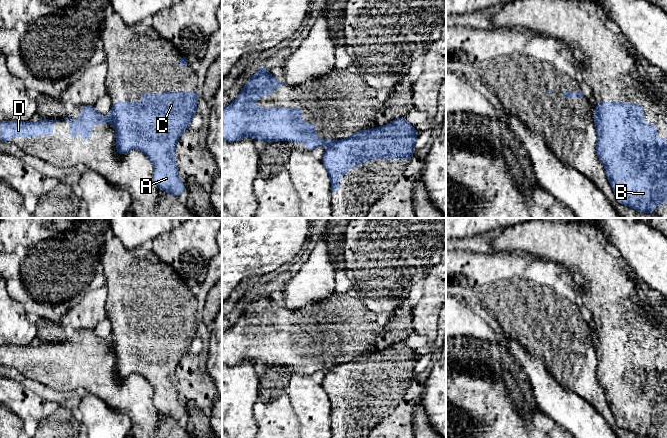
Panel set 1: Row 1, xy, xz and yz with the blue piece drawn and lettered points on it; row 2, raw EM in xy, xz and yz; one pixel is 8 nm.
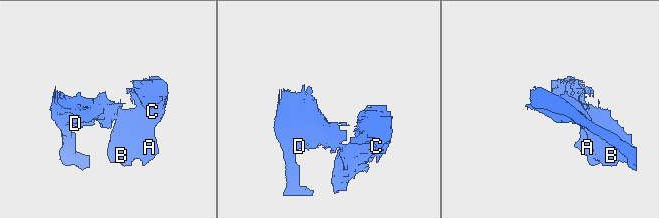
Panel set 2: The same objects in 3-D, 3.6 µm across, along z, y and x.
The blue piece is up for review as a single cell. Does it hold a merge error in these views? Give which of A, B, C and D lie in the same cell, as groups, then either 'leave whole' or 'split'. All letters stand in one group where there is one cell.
groups A B C / D; split

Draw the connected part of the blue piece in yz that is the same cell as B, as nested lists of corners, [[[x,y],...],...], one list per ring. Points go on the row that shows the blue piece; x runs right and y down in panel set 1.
[[[596,101],[596,106],[597,110],[593,113],[597,132],[596,153],[605,166],[617,203],[638,212],[655,214],[657,204],[667,204],[667,138],[657,137],[656,124],[645,123],[642,104]]]

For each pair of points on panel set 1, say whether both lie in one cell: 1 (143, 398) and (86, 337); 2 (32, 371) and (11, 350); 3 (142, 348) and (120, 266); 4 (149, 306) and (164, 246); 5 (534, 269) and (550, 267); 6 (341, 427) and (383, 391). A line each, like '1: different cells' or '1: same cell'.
1: same cell
2: same cell
3: same cell
4: different cells
5: same cell
6: same cell

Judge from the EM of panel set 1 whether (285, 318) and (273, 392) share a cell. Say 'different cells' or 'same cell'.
different cells

